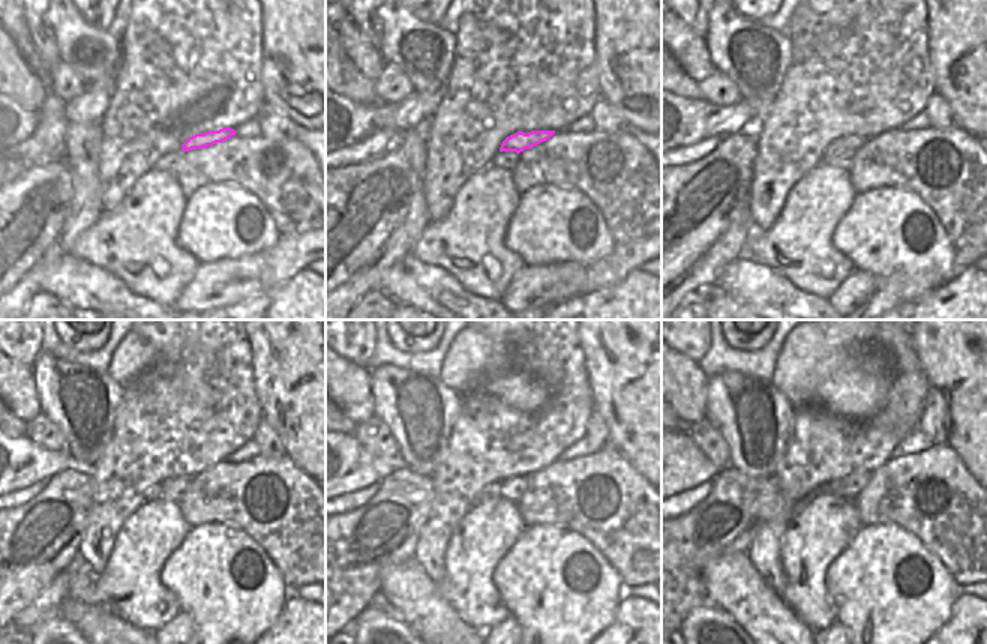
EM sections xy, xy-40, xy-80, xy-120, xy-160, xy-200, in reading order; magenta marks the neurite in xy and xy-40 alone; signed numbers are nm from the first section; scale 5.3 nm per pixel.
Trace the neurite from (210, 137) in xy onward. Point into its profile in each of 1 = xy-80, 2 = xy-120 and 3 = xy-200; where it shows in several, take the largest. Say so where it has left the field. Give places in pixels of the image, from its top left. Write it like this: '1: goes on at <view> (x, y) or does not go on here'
1: goes on at xy-80 (854, 143)
2: goes on at xy-120 (153, 493)
3: goes on at xy-200 (827, 490)

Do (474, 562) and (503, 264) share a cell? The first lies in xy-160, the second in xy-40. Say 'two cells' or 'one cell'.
one cell

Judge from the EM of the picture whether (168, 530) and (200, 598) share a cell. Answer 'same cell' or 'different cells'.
different cells

